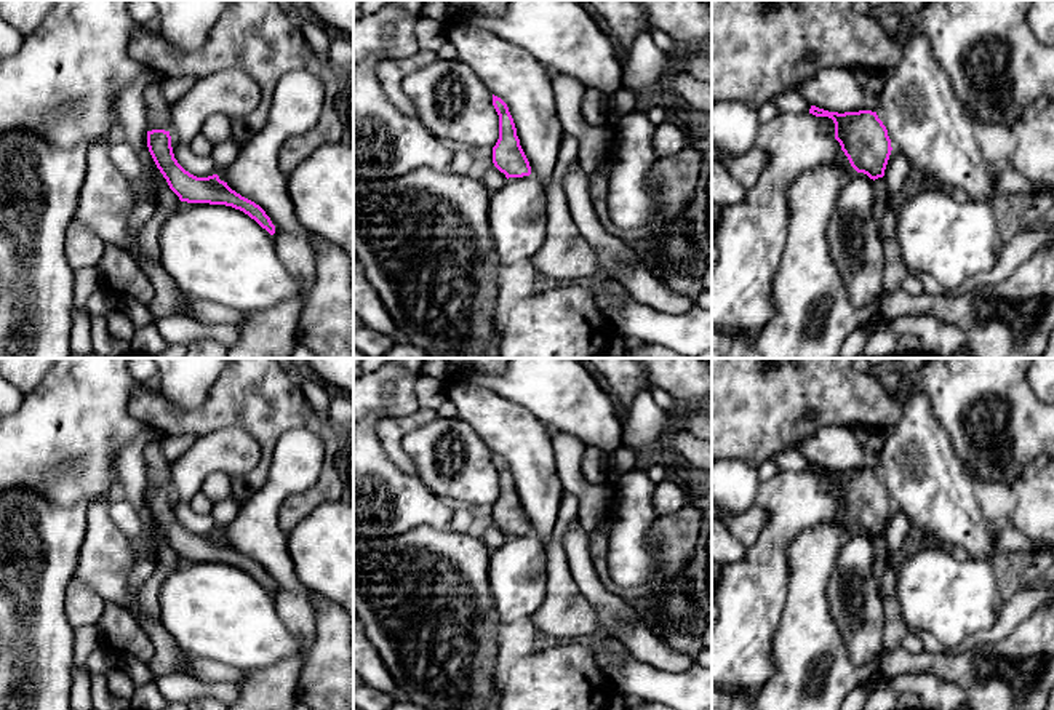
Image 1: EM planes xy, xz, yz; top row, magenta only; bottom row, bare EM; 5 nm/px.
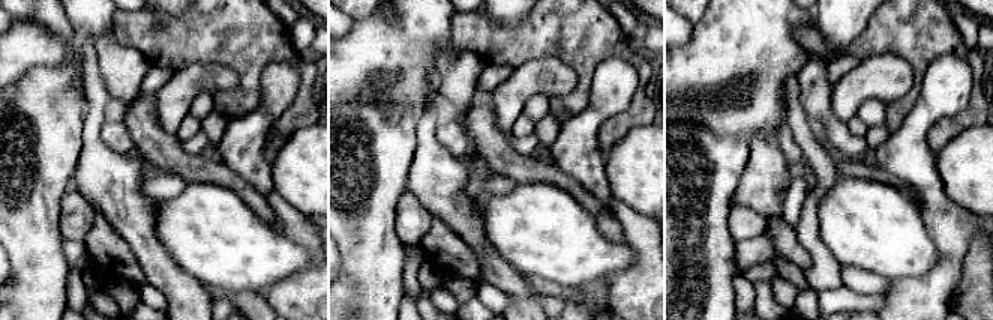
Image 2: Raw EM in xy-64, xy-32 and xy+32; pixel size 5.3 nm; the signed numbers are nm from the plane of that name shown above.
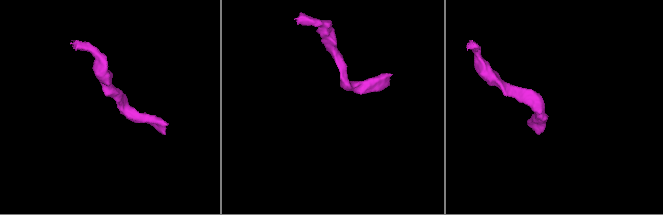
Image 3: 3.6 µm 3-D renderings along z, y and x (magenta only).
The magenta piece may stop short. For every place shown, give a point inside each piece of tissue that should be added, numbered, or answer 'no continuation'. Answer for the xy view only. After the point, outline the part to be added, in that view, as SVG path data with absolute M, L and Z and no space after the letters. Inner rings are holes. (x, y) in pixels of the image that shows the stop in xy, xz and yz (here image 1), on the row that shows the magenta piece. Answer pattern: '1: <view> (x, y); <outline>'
no continuation

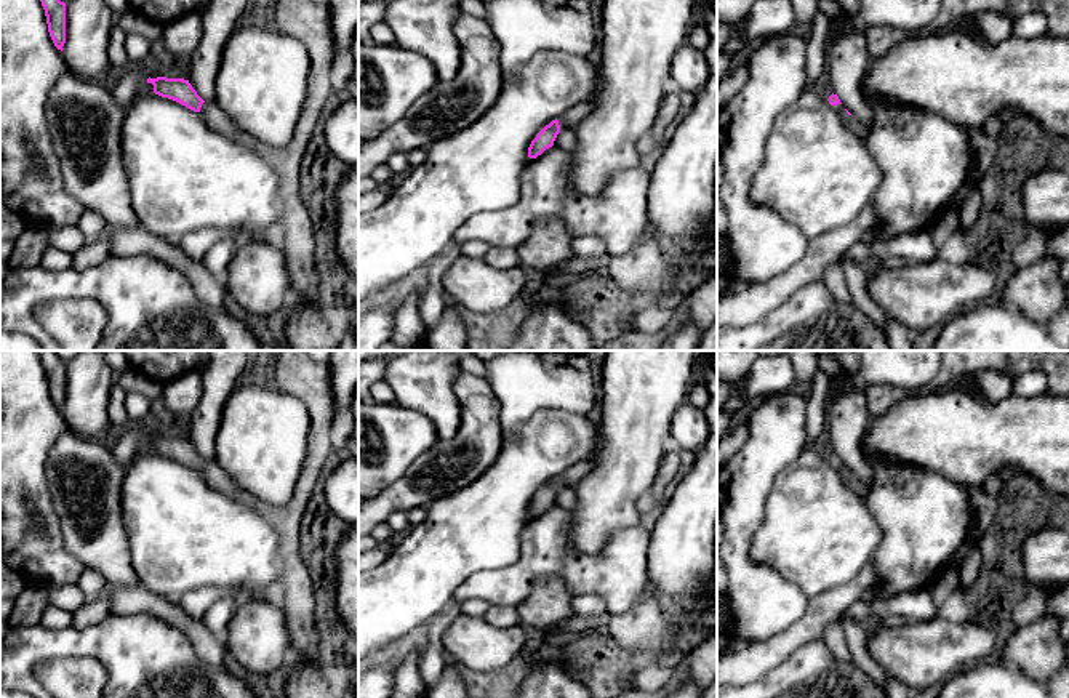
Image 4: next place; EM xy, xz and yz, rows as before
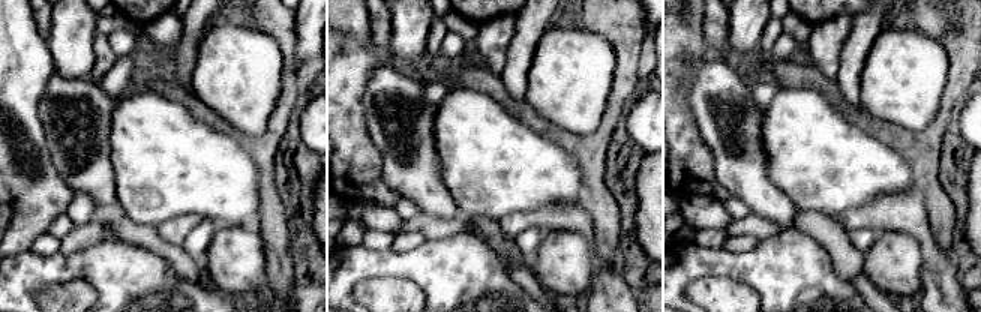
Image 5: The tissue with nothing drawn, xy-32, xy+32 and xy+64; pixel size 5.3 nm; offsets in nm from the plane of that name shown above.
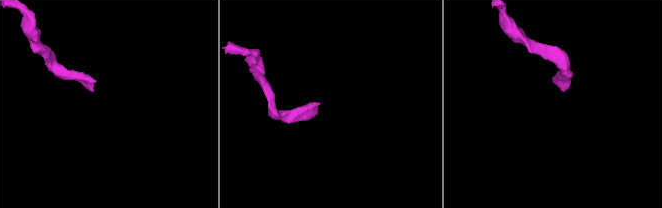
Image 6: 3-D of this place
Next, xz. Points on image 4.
1: xz (573, 116); M576 104L573 107L570 107L568 110L565 110L563 115L560 115L559 125L560 130L563 128L575 128L587 114L591 112L591 104Z

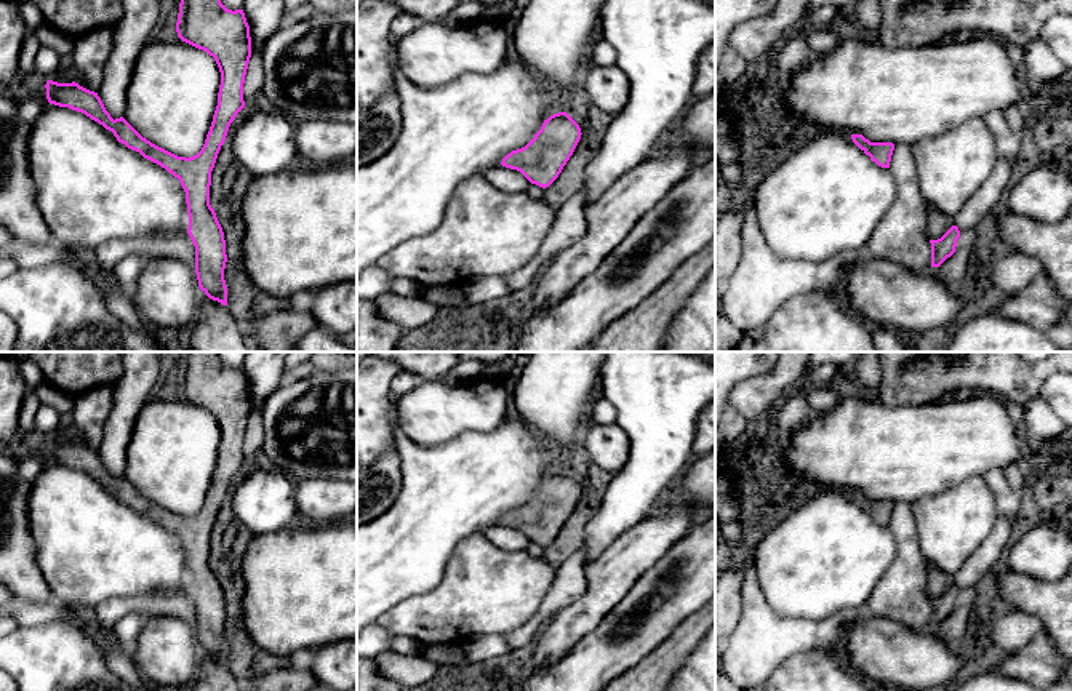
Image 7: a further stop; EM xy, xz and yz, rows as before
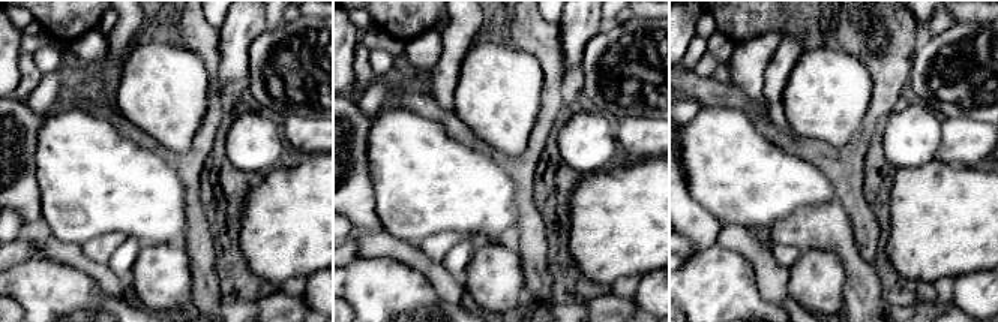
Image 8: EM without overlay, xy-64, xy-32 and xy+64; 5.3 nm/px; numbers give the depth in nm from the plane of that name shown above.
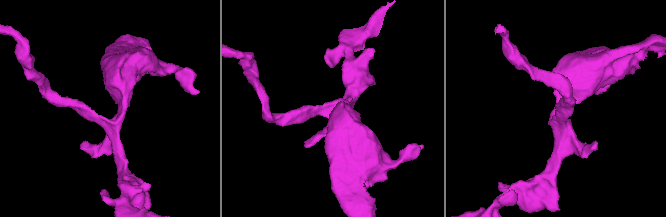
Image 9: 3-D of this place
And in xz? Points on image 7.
no continuation

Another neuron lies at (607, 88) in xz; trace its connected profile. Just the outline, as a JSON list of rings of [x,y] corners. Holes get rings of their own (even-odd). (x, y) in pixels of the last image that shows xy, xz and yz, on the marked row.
[[[587,66],[576,93],[581,104],[594,106],[610,115],[616,115],[624,109],[627,94],[629,82],[618,66]]]

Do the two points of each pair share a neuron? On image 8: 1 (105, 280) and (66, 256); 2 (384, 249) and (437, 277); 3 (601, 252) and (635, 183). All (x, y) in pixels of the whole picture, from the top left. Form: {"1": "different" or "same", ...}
{"1": "same", "2": "same", "3": "same"}

